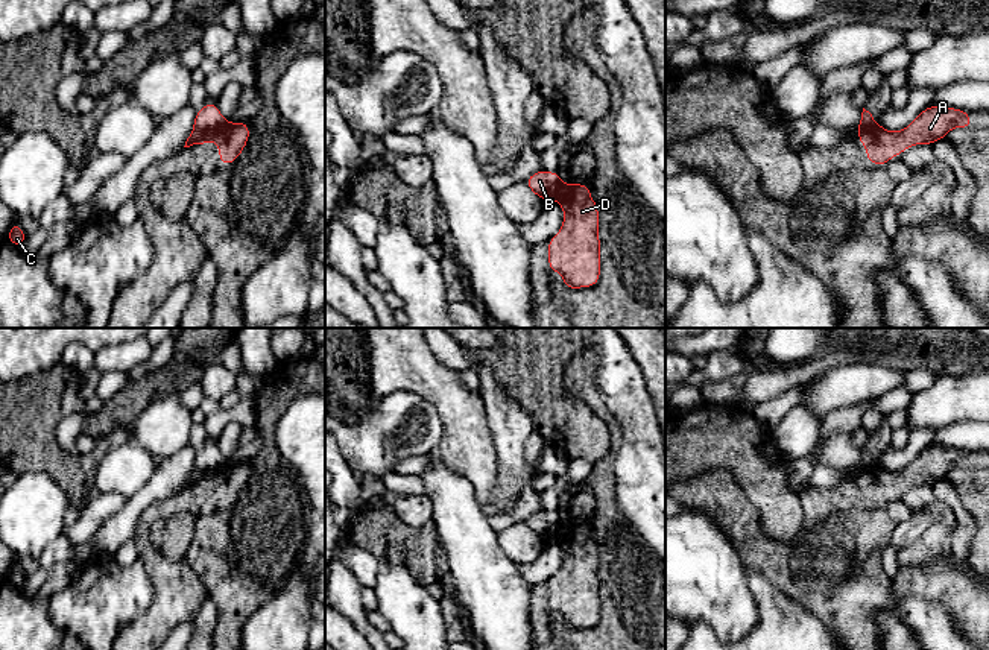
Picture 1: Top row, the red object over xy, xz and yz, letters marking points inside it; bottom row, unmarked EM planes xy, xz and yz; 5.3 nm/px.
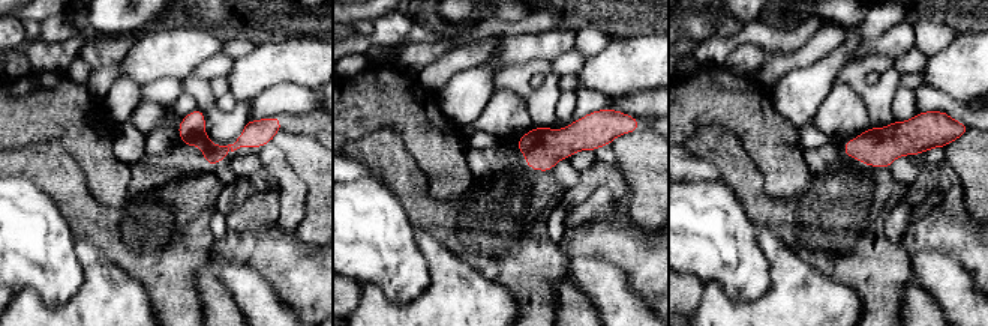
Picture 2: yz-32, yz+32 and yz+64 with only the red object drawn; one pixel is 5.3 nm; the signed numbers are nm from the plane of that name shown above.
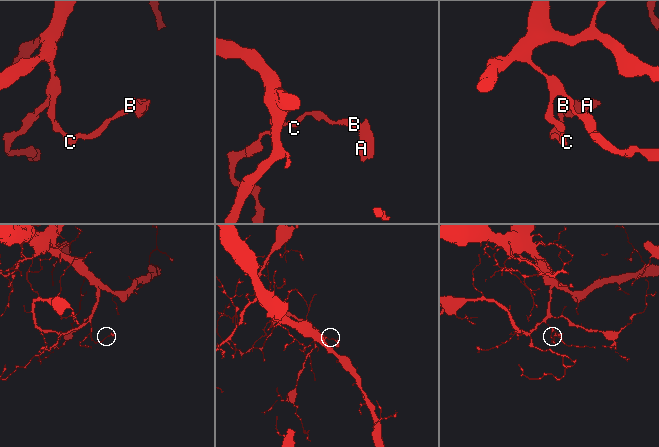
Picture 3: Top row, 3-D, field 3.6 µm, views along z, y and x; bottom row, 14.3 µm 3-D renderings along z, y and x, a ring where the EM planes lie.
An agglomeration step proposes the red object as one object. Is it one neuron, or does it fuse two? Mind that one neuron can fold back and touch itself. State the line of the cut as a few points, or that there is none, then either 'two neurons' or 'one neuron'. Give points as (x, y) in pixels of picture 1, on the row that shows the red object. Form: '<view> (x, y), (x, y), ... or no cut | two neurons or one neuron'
yz (875, 123), (859, 137) | two neurons

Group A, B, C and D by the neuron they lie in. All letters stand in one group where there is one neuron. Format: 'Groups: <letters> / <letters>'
Groups: A D / B C

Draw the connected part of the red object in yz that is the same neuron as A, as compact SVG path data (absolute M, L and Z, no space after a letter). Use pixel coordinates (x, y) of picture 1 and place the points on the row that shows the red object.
M927 106L905 129L886 131L875 123L858 137L866 147L867 162L886 166L895 155L901 155L915 144L933 144L953 128L972 128L969 112L956 108Z

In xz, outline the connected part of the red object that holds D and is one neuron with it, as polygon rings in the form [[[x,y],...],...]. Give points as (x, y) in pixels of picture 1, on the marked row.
[[[567,184],[556,197],[564,208],[564,225],[556,237],[547,241],[548,269],[564,276],[565,289],[592,287],[600,279],[599,208],[586,184]]]

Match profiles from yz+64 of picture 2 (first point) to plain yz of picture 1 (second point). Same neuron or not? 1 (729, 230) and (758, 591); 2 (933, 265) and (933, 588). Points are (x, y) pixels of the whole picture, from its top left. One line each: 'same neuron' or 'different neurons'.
1: different neurons
2: different neurons

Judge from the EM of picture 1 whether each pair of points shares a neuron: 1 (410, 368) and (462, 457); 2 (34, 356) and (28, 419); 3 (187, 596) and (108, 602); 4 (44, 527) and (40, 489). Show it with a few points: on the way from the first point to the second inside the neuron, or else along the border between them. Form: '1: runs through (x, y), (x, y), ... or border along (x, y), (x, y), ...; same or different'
1: runs through (433, 388), (462, 416), (462, 435); same
2: border along (60, 360), (46, 369), (15, 380); different
3: border along (143, 564), (152, 586), (152, 602), (126, 623); different
4: runs through (40, 518), (40, 498); same

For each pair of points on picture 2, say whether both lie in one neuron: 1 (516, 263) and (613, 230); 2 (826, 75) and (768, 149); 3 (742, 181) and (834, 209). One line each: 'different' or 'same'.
1: different
2: different
3: same

